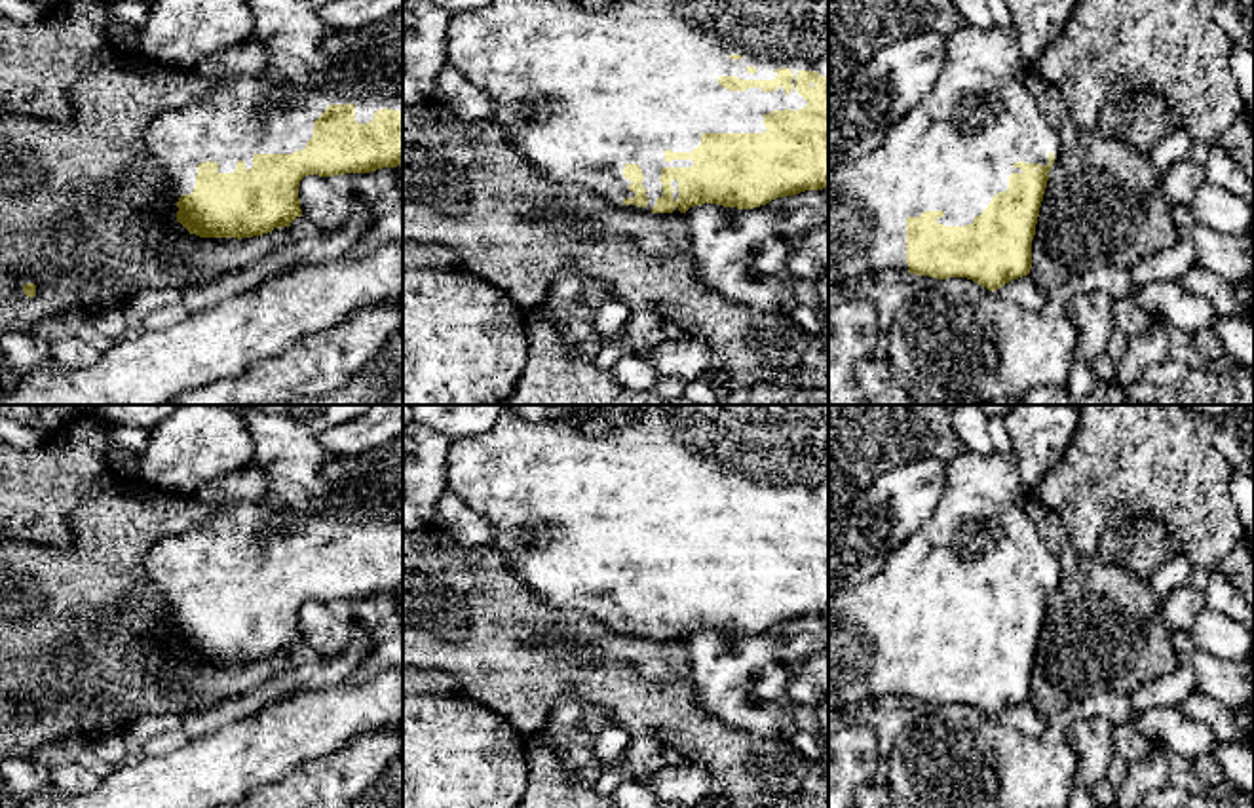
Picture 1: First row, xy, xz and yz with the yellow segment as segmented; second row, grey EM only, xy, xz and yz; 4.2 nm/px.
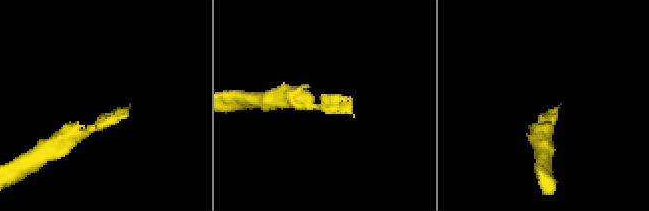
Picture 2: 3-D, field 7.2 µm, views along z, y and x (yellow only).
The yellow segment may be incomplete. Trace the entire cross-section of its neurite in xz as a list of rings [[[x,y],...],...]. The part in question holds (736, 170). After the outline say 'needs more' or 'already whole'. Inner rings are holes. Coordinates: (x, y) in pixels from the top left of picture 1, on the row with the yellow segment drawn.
[[[492,0],[486,8],[450,17],[446,63],[490,97],[494,122],[505,129],[519,158],[540,175],[589,188],[608,203],[642,213],[680,211],[690,232],[688,255],[705,287],[754,310],[785,312],[800,281],[787,262],[804,238],[825,224],[826,215],[821,190],[828,184],[828,48],[815,57],[771,53],[770,0],[623,0],[618,8],[598,11],[587,11],[574,0]]]; needs more

